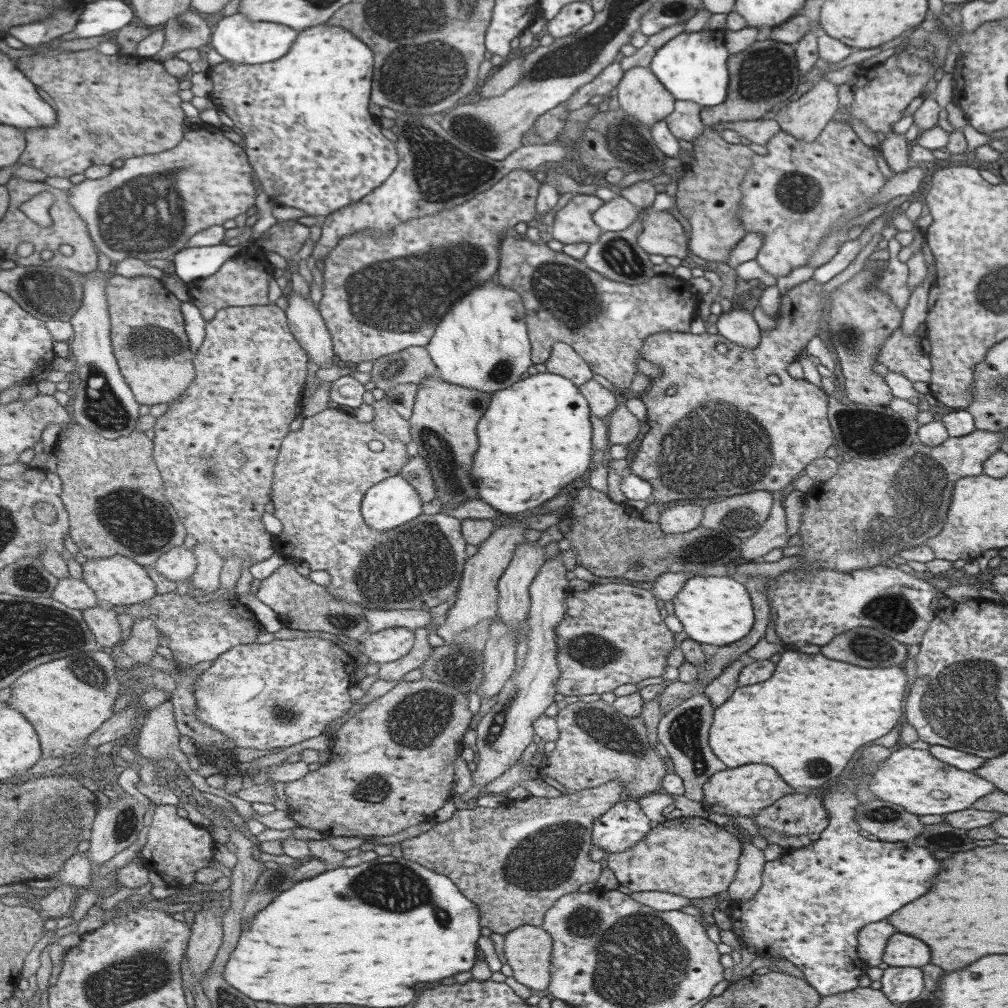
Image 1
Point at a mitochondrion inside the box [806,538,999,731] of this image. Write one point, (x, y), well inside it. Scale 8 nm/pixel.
(895, 612)

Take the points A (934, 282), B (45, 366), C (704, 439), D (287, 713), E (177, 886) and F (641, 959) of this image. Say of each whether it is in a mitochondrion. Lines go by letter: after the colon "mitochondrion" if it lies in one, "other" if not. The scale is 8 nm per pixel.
A: other
B: other
C: mitochondrion
D: mitochondrion
E: other
F: mitochondrion

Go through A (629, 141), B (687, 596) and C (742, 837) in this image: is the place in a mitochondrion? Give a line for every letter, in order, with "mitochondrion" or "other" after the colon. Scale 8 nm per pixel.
A: mitochondrion
B: other
C: other

